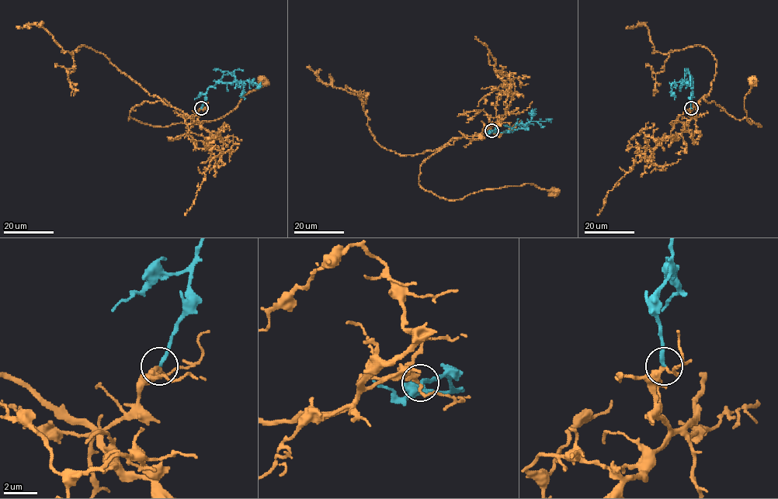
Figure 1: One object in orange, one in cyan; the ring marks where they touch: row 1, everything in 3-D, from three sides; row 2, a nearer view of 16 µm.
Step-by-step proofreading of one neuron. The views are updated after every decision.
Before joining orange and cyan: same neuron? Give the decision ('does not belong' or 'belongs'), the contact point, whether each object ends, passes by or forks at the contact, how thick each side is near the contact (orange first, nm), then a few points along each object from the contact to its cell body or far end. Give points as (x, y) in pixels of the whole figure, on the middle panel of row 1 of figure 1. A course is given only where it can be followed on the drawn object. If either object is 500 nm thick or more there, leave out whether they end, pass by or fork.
belongs; place (491, 130); orange passes by; cyan ends; calibres 280 and 200 nm; course orange (491, 130), (463, 136), (435, 151), (420, 166), (418, 184), (450, 200), (483, 190), (524, 184), (553, 192); course cyan (491, 130), (508, 132), (517, 123), (527, 123), (533, 110), (530, 112), (534, 114)

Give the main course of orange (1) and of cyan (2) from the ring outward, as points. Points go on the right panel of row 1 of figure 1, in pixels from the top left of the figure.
1: (691, 108), (693, 117), (701, 98), (712, 101), (736, 119), (761, 126), (747, 119), (745, 109), (752, 81)
2: (691, 108), (689, 100), (693, 85), (690, 81), (675, 81), (671, 84), (675, 99)

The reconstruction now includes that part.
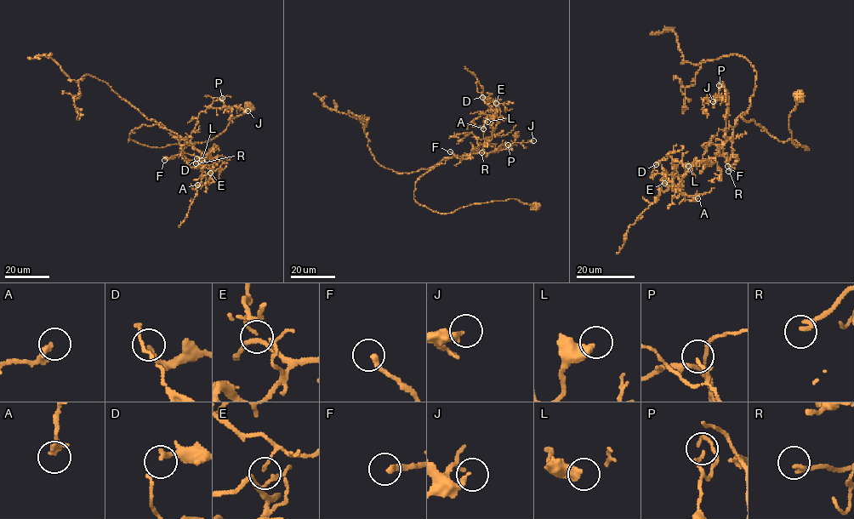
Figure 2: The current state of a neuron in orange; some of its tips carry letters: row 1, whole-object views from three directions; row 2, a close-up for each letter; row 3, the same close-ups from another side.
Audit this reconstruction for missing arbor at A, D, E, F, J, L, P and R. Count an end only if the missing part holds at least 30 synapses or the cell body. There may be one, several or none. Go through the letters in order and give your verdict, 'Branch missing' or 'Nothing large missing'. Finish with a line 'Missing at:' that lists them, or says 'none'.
A: Nothing large missing
D: Nothing large missing
E: Nothing large missing
F: Branch missing
J: Nothing large missing
L: Nothing large missing
P: Nothing large missing
R: Nothing large missing
Missing at: F

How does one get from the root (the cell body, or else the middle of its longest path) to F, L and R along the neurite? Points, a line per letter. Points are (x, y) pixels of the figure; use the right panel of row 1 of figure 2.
F: (799, 96), (789, 129), (793, 142), (809, 150), (738, 116), (731, 140), (737, 162), (727, 166)
L: (799, 96), (789, 129), (793, 142), (809, 150), (738, 116), (713, 164), (688, 166)
R: (799, 96), (789, 129), (793, 142), (809, 150), (738, 116), (717, 154), (728, 171)

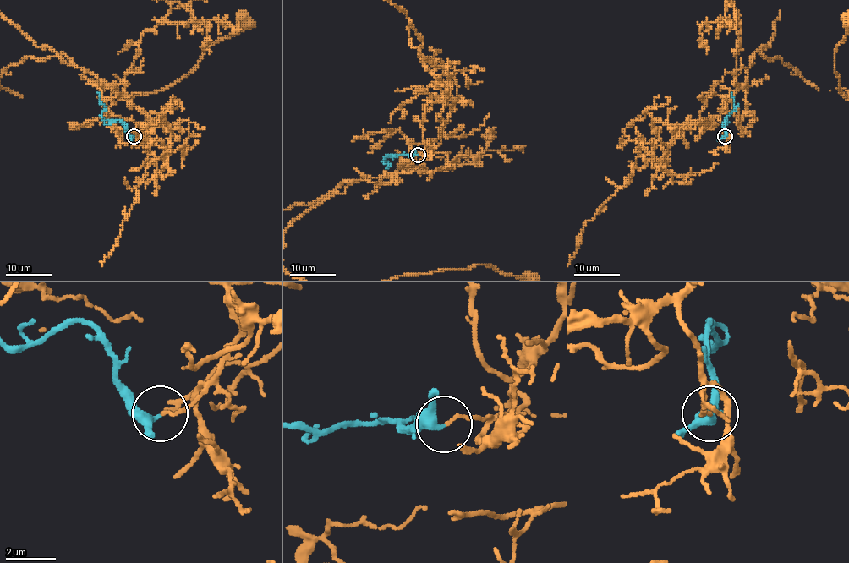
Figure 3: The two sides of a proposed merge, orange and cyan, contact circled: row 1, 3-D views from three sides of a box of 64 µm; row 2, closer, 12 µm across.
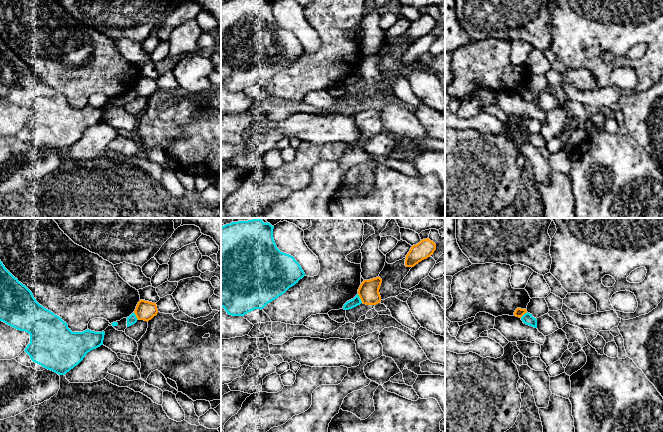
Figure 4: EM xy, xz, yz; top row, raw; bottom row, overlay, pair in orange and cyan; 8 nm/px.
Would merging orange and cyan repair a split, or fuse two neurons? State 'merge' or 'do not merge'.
do not merge

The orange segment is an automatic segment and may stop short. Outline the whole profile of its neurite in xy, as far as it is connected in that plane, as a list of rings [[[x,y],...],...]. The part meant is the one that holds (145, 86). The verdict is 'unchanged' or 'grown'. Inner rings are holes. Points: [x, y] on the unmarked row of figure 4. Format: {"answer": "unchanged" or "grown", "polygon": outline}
{"answer": "unchanged", "polygon": [[[140,76],[134,87],[138,96],[149,97],[157,91],[158,85],[156,79]]]}

